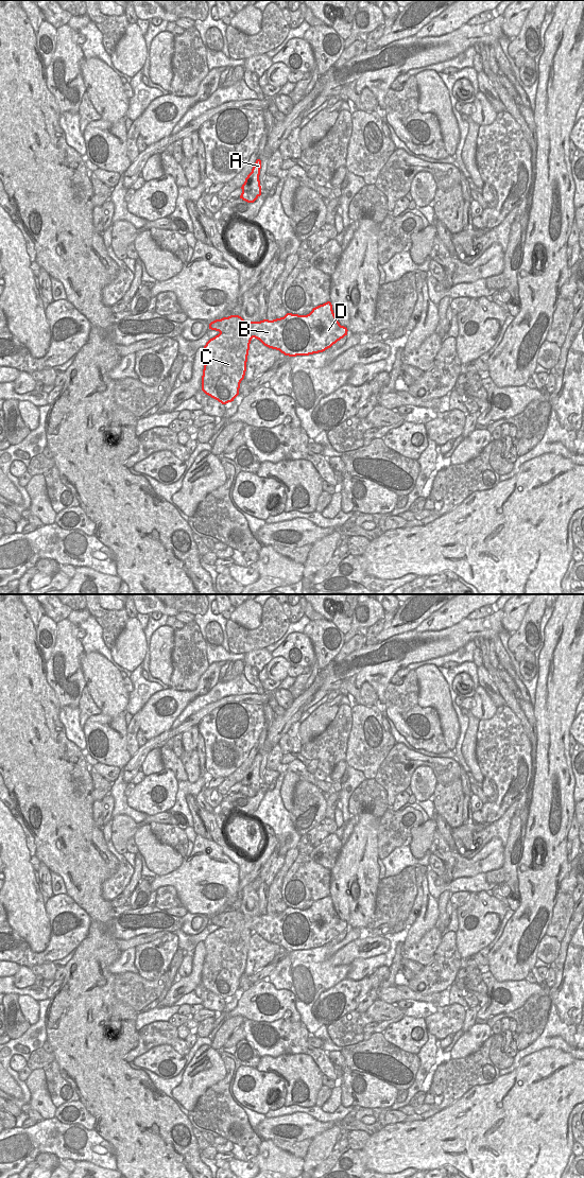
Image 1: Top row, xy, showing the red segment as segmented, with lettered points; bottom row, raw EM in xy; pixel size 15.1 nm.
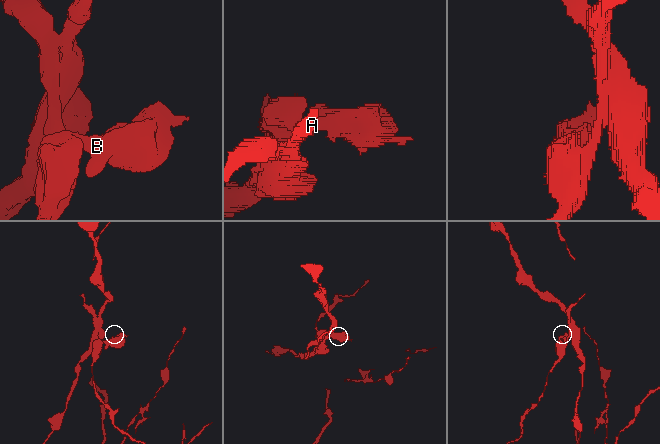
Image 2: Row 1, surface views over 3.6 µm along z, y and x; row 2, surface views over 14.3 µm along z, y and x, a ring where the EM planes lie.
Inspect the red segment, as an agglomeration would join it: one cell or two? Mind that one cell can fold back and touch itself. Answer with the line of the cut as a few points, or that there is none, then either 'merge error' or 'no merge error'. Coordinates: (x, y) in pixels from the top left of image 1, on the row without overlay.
xy (220, 925), (227, 927), (242, 922), (252, 932) | merge error

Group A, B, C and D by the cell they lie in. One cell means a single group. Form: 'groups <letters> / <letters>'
groups A C / B D

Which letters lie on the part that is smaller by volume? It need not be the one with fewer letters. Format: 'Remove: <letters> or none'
Remove: B, D

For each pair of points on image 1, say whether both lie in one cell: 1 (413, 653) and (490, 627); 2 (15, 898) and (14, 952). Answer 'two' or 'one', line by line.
1: one
2: two

